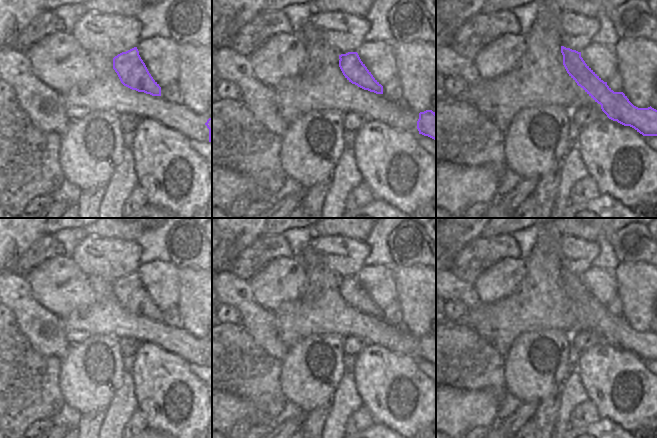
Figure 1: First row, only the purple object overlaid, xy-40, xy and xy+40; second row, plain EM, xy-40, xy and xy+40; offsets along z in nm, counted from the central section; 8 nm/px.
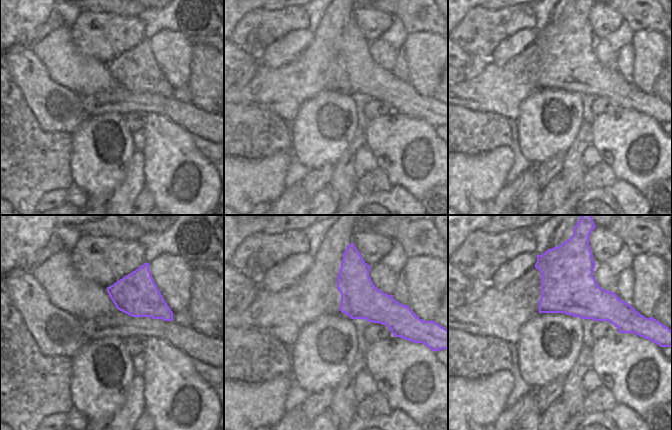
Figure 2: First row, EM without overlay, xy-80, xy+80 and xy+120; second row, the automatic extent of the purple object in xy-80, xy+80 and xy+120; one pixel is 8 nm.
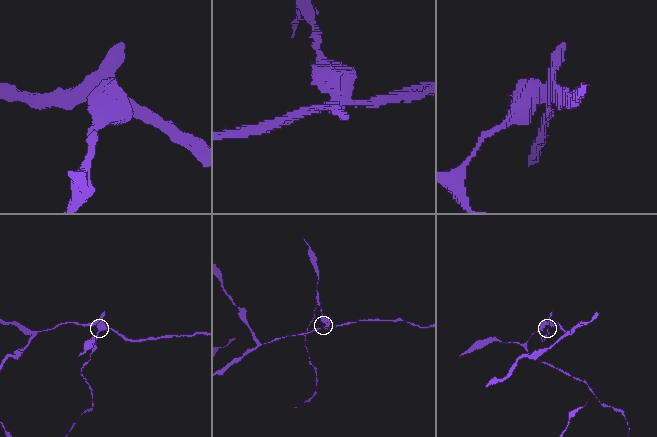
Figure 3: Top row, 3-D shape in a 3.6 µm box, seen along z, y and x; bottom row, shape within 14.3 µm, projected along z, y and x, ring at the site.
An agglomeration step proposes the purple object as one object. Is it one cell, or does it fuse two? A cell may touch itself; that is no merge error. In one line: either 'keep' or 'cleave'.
cleave

